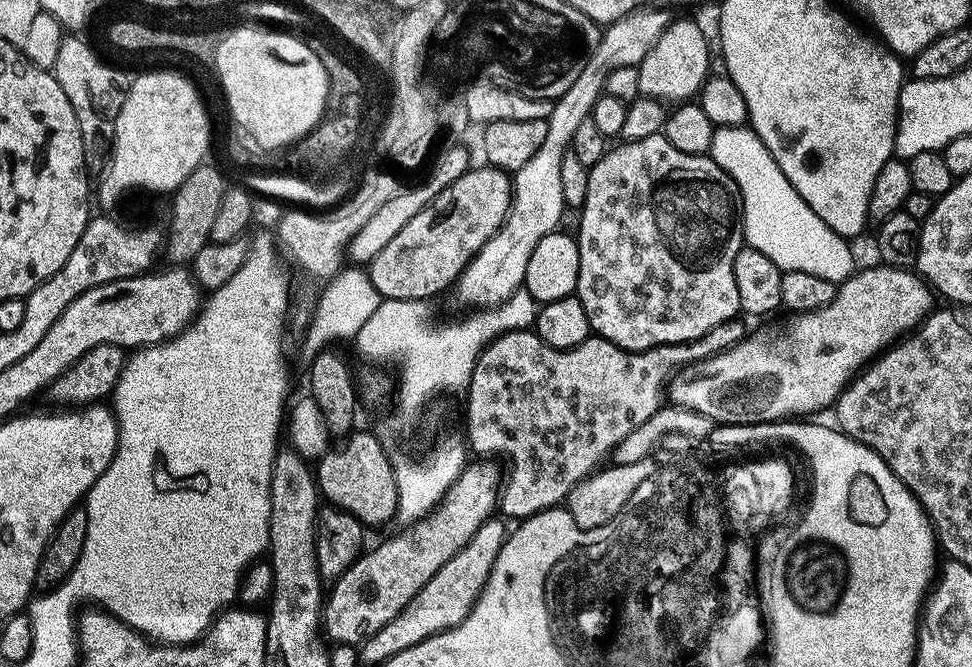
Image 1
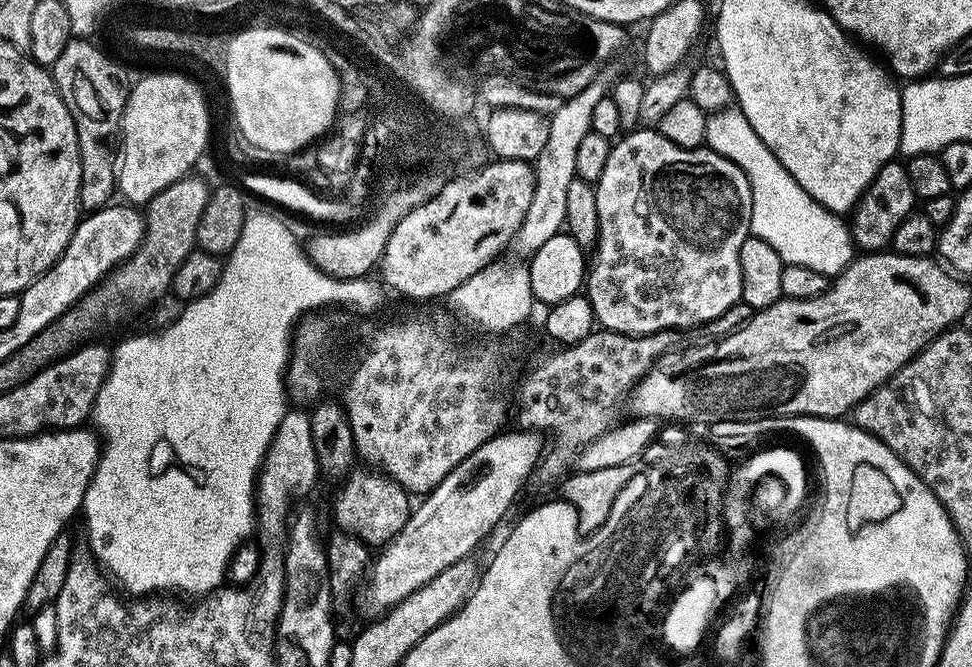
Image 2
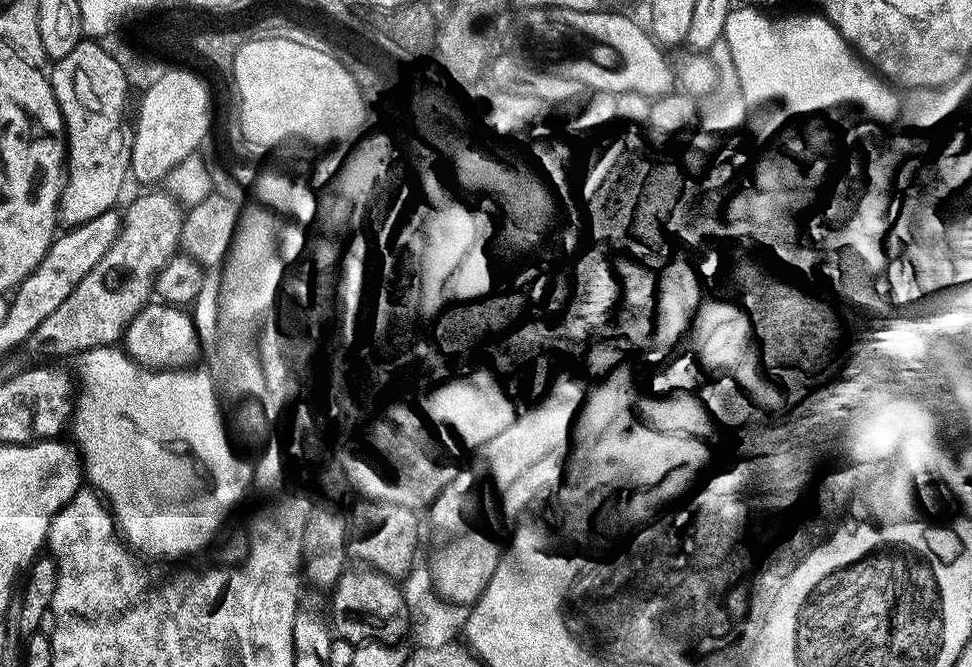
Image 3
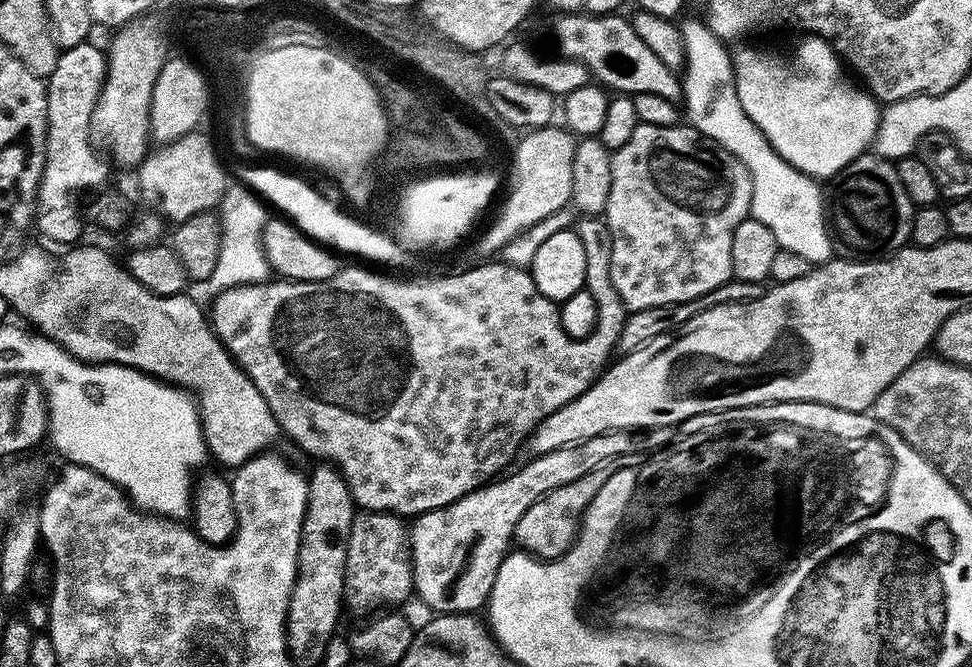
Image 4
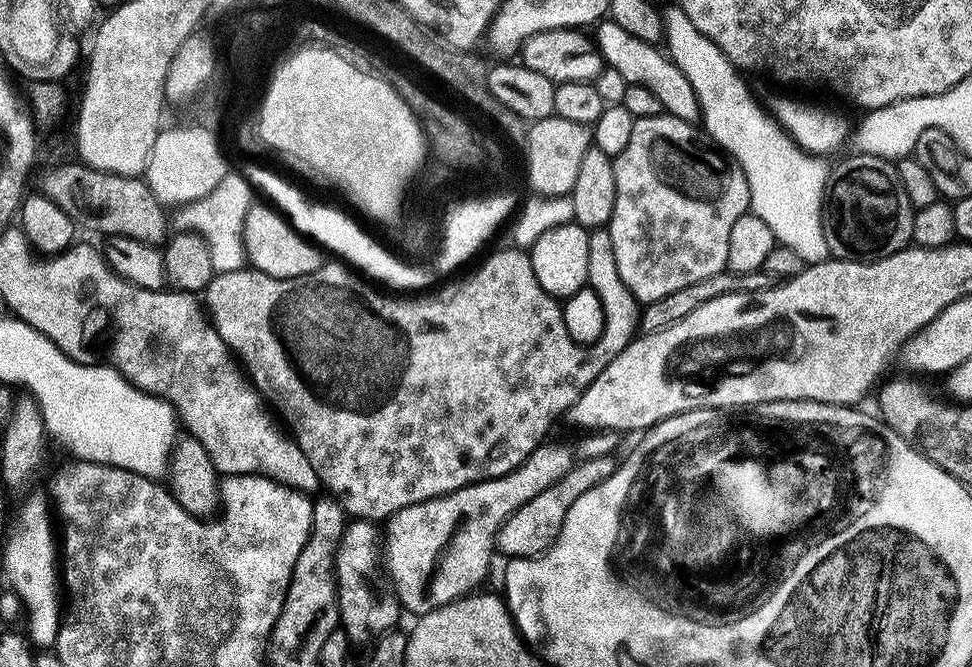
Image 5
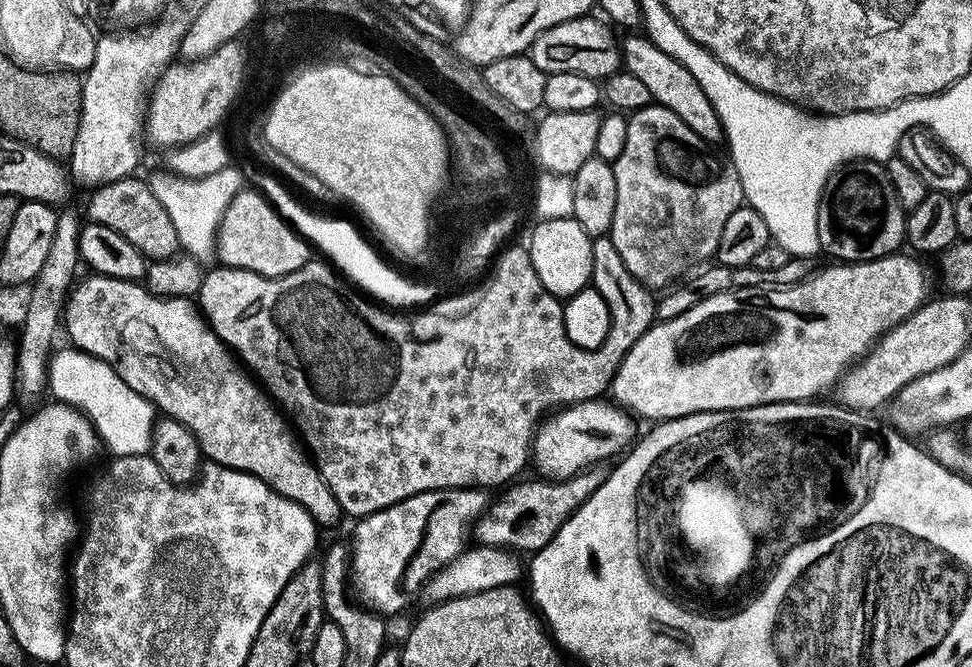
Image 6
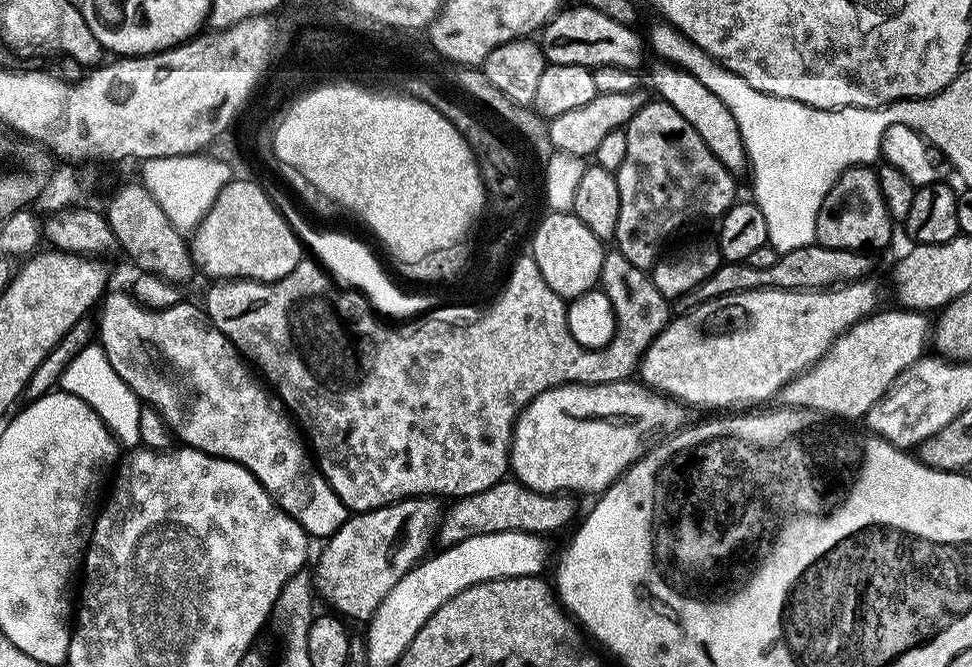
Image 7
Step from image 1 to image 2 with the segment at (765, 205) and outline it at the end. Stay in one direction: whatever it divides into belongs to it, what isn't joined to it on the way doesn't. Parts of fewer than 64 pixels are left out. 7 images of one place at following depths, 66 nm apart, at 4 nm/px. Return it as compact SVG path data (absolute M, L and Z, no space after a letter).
M731 106L708 116L706 144L711 151L734 162L748 176L752 183L751 235L758 237L762 242L770 242L770 246L774 246L774 250L778 250L778 254L784 259L785 265L809 267L818 274L835 278L843 274L853 260L857 259L858 249L852 239L851 231L846 230L845 225L844 228L840 225L843 224L841 217L827 212L819 202L810 198L810 194L806 194L806 190L802 190L802 186L798 186L798 182L789 174L786 166L782 166L782 162L778 162L778 158L764 145L762 138L758 138L754 126L750 126L750 122L739 107Z

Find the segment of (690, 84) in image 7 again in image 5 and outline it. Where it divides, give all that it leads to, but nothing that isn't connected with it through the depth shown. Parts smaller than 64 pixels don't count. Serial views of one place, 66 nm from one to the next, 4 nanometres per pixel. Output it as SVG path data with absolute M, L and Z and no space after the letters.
M613 22L601 23L595 32L594 43L603 54L605 65L611 71L613 68L625 80L625 85L636 85L650 90L651 94L654 94L661 102L663 111L674 118L682 118L682 122L696 124L701 119L700 103L696 101L696 95L686 74L682 74L682 70L678 70L676 63L657 45L647 44L639 41L638 38L631 37L625 30L622 30L621 26Z

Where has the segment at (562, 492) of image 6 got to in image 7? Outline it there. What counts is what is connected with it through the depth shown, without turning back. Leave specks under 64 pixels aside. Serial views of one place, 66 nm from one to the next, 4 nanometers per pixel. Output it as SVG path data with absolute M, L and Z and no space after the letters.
M505 482L486 490L477 496L465 496L457 499L452 509L447 509L442 520L438 536L445 545L461 544L470 538L486 534L506 534L521 532L531 536L551 537L551 532L558 532L566 527L576 516L576 504L571 495L557 494L547 496L530 490L519 482Z

